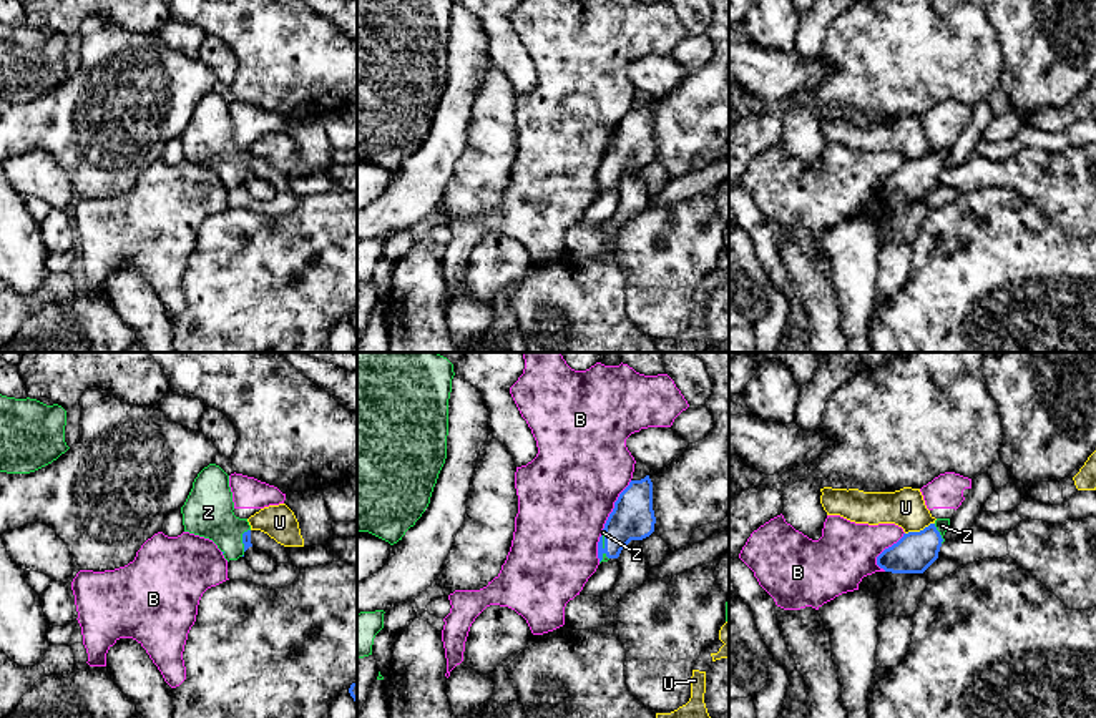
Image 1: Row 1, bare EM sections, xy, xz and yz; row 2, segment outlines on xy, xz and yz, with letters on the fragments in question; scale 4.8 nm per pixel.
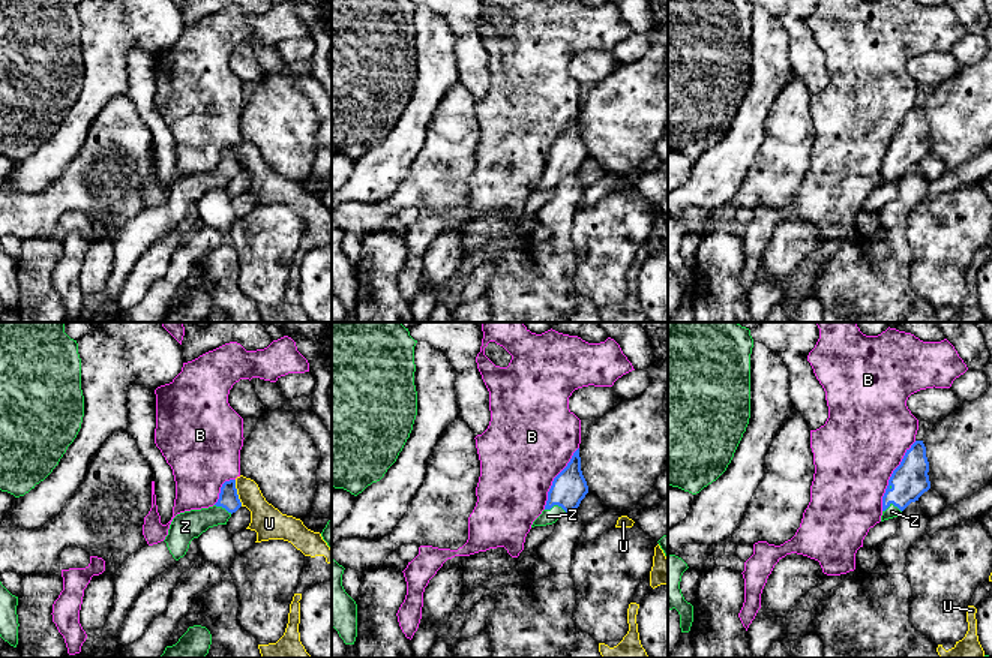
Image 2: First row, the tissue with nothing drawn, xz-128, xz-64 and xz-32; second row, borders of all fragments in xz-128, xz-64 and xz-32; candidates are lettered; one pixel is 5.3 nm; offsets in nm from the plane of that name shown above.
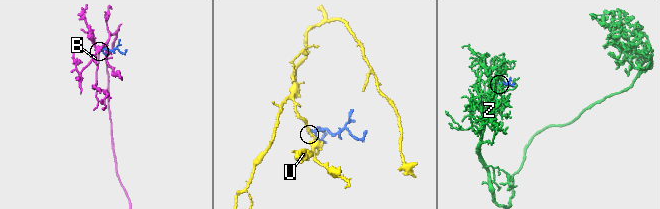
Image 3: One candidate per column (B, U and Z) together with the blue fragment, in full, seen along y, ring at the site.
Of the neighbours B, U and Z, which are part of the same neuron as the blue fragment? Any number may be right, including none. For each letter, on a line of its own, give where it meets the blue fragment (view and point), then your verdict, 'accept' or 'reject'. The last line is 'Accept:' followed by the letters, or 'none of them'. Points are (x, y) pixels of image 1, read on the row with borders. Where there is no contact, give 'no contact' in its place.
B: xz (615, 506) | reject
U: yz (920, 531) | reject
Z: yz (939, 534) | accept
Accept: Z

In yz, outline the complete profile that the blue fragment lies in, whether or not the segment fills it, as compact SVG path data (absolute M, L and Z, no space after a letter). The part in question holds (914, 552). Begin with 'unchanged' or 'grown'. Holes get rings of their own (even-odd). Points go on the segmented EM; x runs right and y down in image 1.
grown | M937 519L920 532L908 532L877 557L877 565L892 573L923 573L937 558L950 519Z

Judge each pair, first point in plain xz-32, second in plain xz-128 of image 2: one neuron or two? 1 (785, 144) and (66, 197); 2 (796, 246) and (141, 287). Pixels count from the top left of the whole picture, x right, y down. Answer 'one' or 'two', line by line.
1: one
2: two

